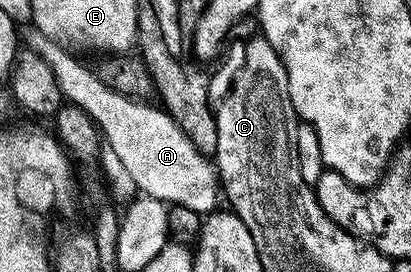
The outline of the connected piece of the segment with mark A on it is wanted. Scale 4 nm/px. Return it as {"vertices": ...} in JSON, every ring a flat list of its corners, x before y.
{"vertices":[[34,27,28,29,27,34,26,32,22,34,22,44,33,50,47,64,49,71,53,71,64,98,70,104,81,107,95,121,102,140,113,147,122,165,130,172,140,194,157,199,168,206,180,205,200,215,216,212,218,205,215,204,221,201,221,182,212,158,197,151,197,147,189,143,189,135,185,135,185,131,181,131,181,127,173,123,173,119,163,108,158,104,146,105,148,103,146,100,126,97,124,93,113,91,113,87,106,85,92,66,90,69,89,66,82,65,73,54,66,53,71,51,64,48,60,42,49,39,40,29]]}

